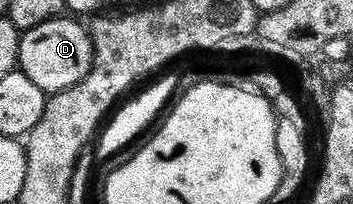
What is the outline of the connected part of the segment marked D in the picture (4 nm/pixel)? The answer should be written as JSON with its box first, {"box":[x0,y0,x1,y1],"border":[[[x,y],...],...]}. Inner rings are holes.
{"box":[17,17,94,96],"border":[[[66,17],[44,20],[44,24],[36,24],[36,28],[21,31],[18,40],[17,69],[22,70],[24,76],[28,76],[28,80],[48,96],[84,80],[94,59],[89,29],[83,23],[81,26],[77,17]]]}

